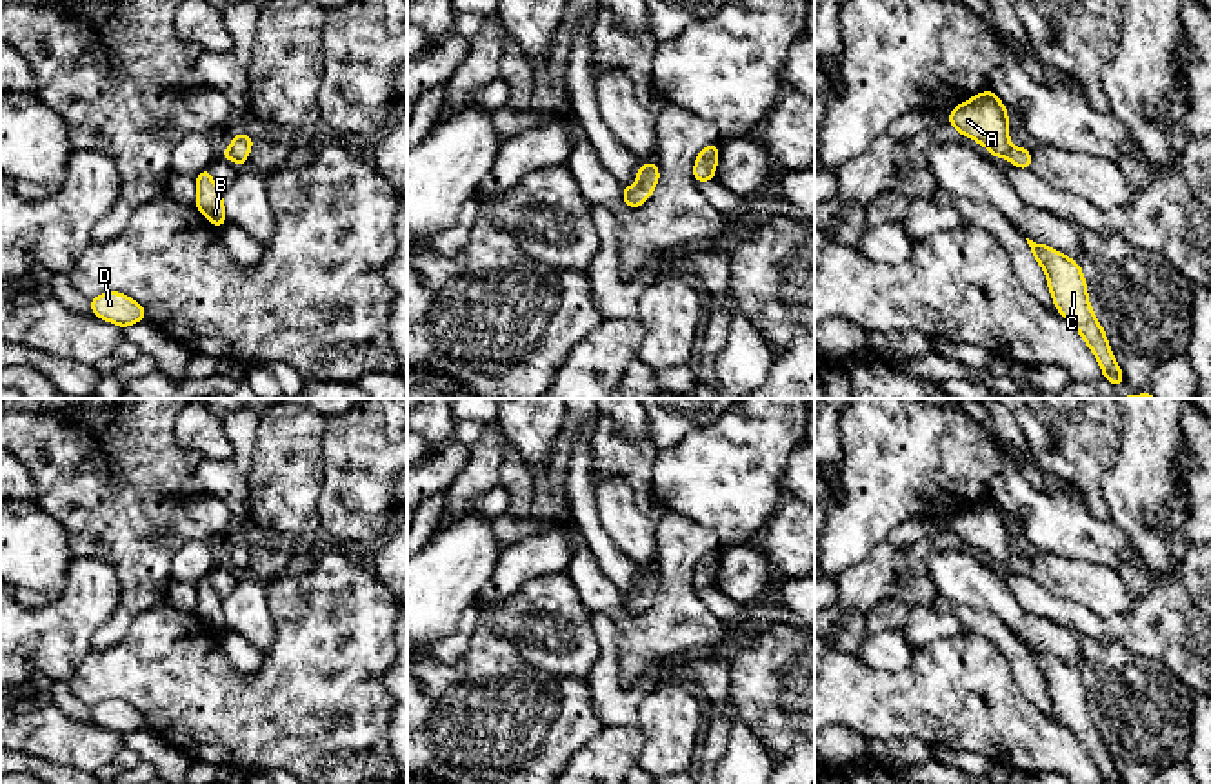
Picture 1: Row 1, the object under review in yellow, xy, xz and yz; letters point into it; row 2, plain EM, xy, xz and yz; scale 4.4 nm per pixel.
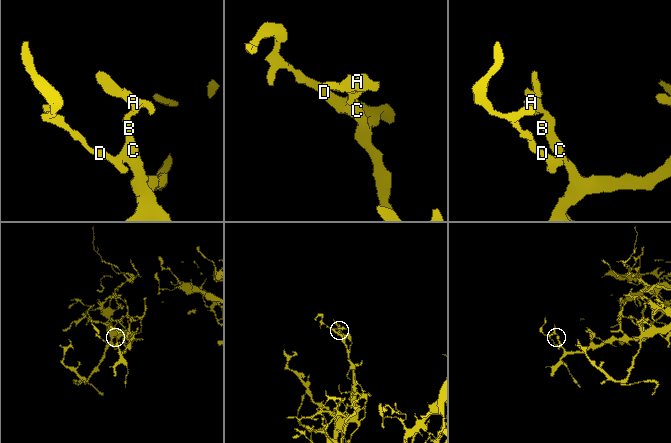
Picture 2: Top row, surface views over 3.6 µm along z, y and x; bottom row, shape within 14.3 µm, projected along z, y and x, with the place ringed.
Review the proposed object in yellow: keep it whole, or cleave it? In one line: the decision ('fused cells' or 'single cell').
single cell

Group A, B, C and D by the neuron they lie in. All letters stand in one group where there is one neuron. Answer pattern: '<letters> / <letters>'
A B C D

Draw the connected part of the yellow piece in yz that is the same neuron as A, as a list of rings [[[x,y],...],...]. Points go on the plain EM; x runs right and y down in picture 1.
[[[989,497],[951,517],[949,531],[989,557],[991,564],[1007,566],[1020,577],[1031,577],[1031,560],[1009,551],[1007,517]]]

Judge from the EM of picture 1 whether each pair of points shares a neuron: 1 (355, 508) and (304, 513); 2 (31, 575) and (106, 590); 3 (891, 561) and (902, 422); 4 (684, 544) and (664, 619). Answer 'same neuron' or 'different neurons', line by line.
1: different neurons
2: different neurons
3: different neurons
4: same neuron

